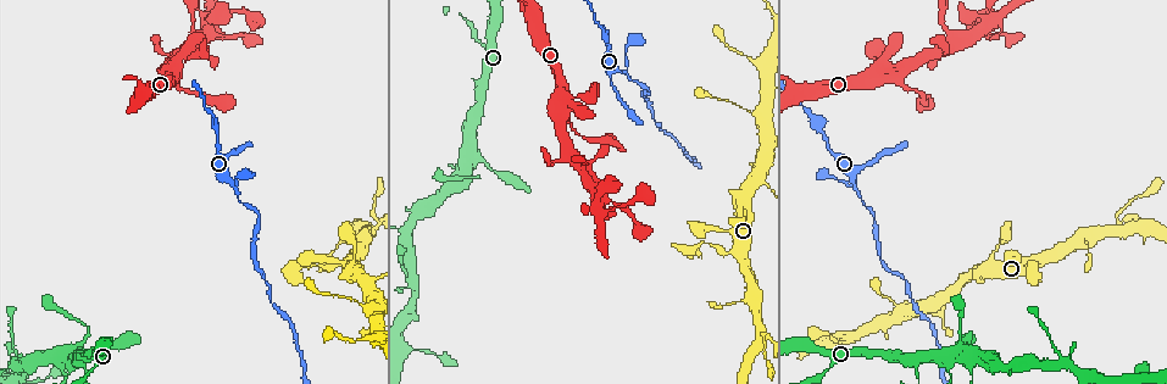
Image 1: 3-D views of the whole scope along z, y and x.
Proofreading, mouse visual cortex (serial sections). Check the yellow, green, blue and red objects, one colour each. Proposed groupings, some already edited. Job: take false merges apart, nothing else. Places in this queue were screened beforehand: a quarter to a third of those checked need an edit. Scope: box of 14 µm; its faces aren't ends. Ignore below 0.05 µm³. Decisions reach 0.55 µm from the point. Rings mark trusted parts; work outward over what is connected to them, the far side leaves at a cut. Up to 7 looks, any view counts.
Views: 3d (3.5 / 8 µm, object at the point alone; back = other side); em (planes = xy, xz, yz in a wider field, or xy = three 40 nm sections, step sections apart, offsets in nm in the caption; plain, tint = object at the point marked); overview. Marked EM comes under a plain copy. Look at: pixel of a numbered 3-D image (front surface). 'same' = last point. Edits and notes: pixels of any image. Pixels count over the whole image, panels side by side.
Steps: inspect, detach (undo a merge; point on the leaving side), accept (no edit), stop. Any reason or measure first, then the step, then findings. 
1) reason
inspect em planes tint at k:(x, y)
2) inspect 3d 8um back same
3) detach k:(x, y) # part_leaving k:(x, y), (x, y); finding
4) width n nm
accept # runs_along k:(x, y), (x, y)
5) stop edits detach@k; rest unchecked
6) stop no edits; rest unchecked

a fork
inspect 3d 3.5um at 1:(1080, 241)

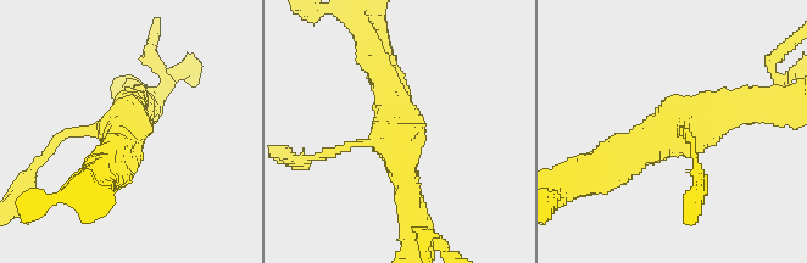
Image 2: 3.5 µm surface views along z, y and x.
now the EM
inspect em xy step 3 tint at 2:(124, 128)

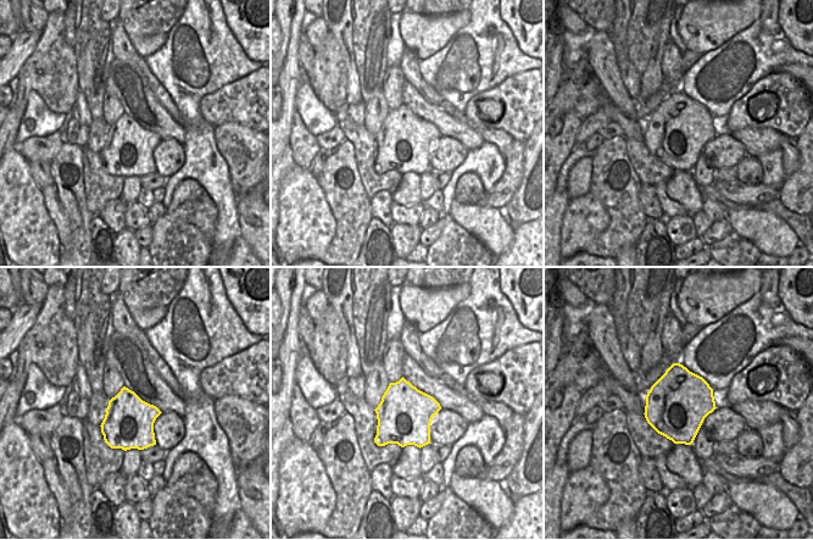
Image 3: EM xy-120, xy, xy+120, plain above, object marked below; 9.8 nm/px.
accept # runs_along 2:(610, 175), (672, 127), (746, 108); all the same cell

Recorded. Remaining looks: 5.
side arm on a straight run
inspect 3d 3.5um at 1:(912, 358)

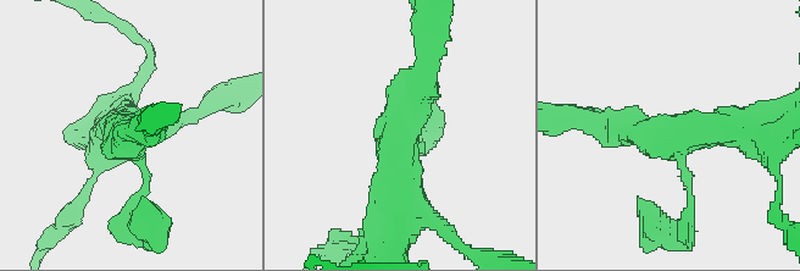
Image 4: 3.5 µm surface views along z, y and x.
arms 3; arm_widths 100, 350, 450 nm; need the tissue
inspect em xy step 2 tint at 4:(401, 130)

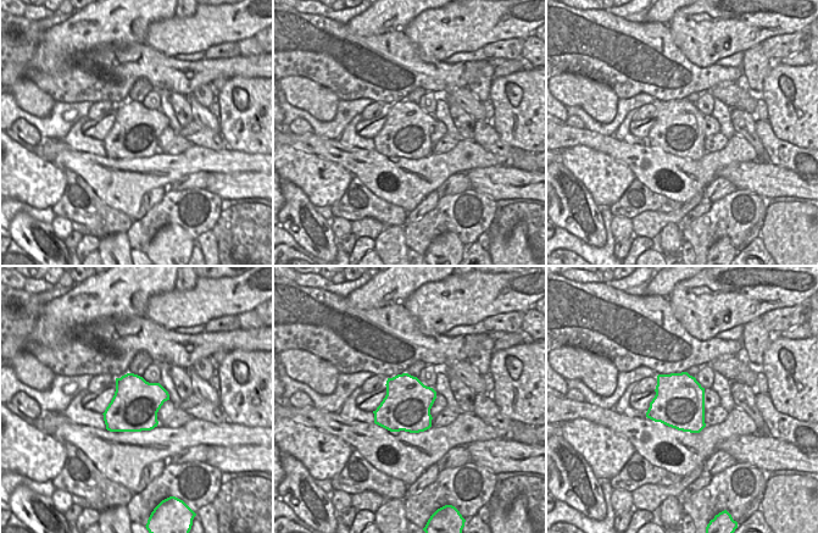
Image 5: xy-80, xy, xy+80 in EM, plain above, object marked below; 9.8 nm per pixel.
accept # one cell here

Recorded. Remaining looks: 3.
four or more arms meet
inspect 3d 3.5um back at 1:(66, 355)

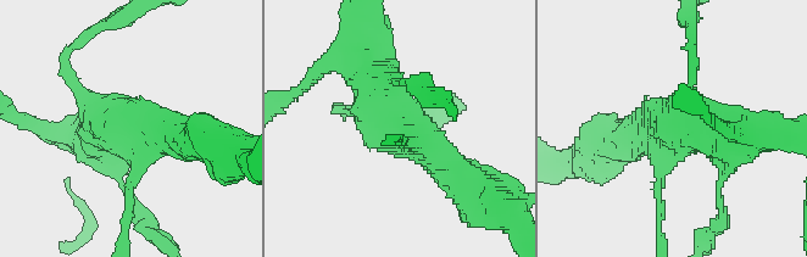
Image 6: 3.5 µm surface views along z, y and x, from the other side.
inspect em xy step 2 tint at 6:(123, 130)

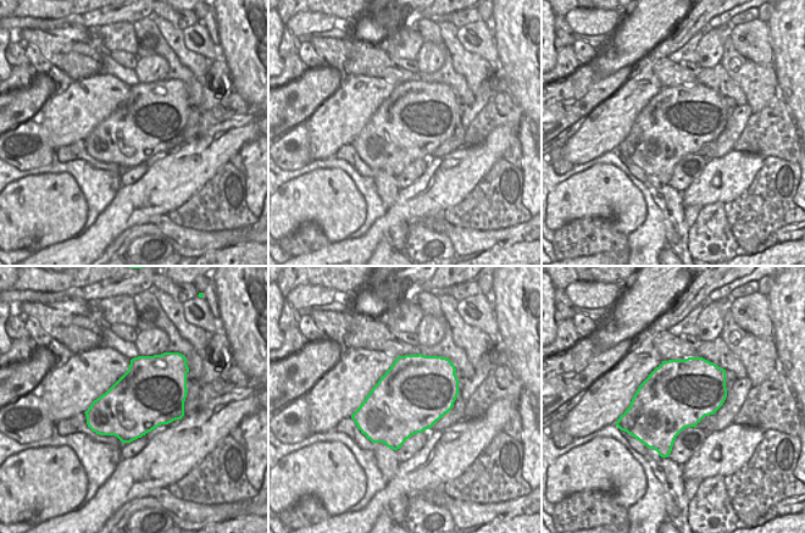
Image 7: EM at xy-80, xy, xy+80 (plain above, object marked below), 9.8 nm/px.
accept # runs_along 6:(362, 38), (377, 113), (445, 166); one cell here

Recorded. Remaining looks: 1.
stop no edits; rest unchecked

